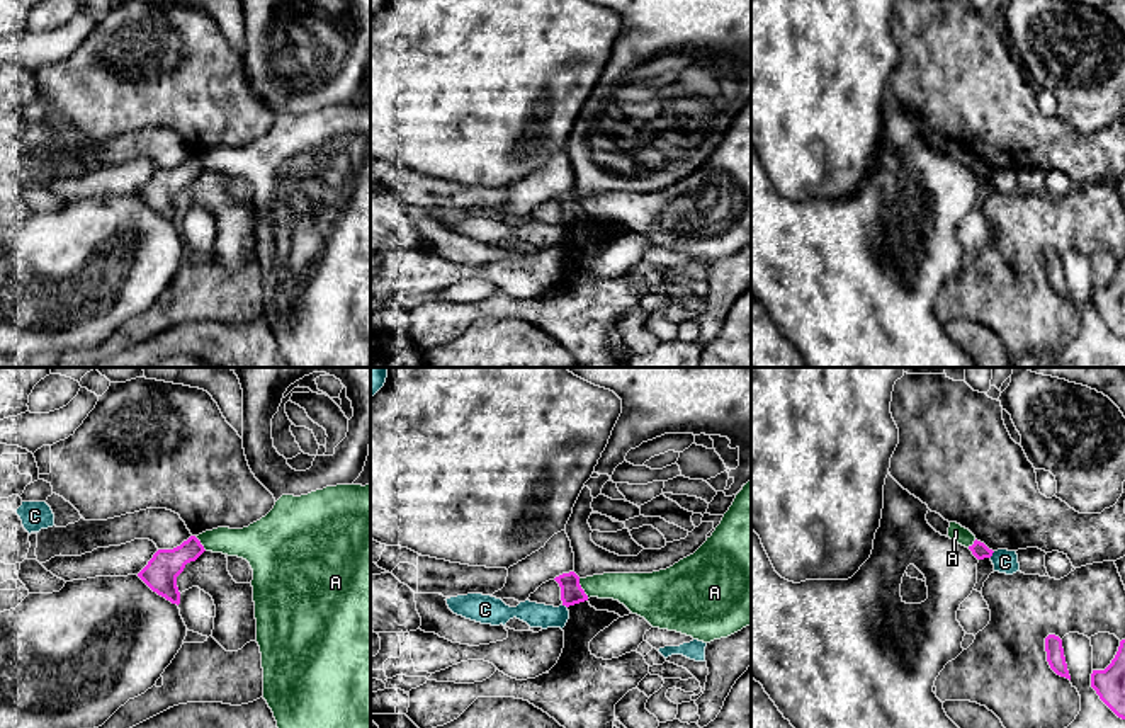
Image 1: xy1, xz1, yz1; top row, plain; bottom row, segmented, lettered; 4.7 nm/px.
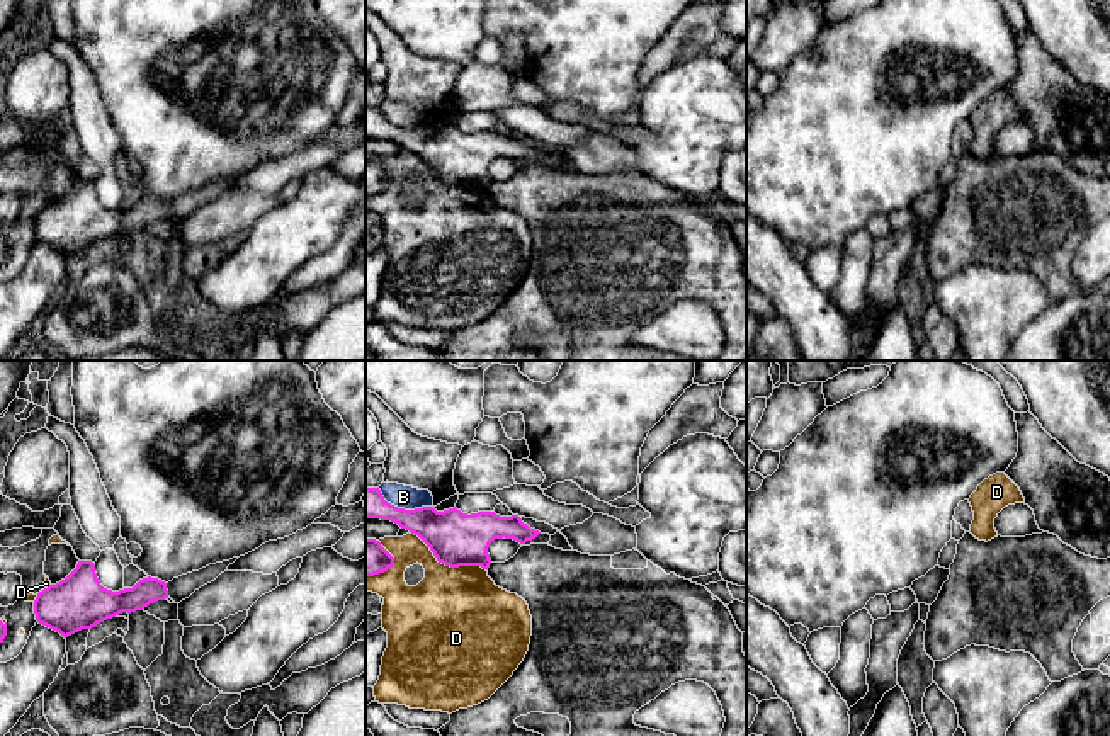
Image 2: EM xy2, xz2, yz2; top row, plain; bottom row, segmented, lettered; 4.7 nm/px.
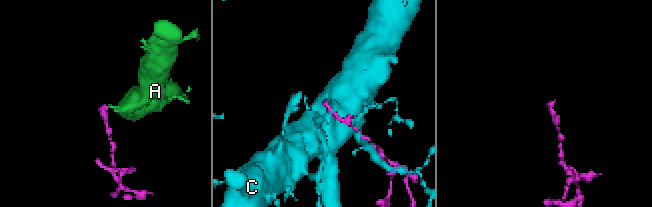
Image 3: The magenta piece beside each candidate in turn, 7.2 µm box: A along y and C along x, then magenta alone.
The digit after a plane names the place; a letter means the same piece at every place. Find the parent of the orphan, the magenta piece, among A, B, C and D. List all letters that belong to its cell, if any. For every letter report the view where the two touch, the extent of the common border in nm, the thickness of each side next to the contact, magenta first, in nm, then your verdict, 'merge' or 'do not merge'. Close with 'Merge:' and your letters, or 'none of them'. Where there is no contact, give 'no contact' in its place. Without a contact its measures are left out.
A: xz1 | 110 nm | 110/170 nm | do not merge
B: xz2 | 280 nm | 240/110 nm | do not merge
C: yz1 | 40 nm | 80/110 nm | do not merge
D: xz2 | 400 nm | 260/460 nm | do not merge
Merge: none of them

